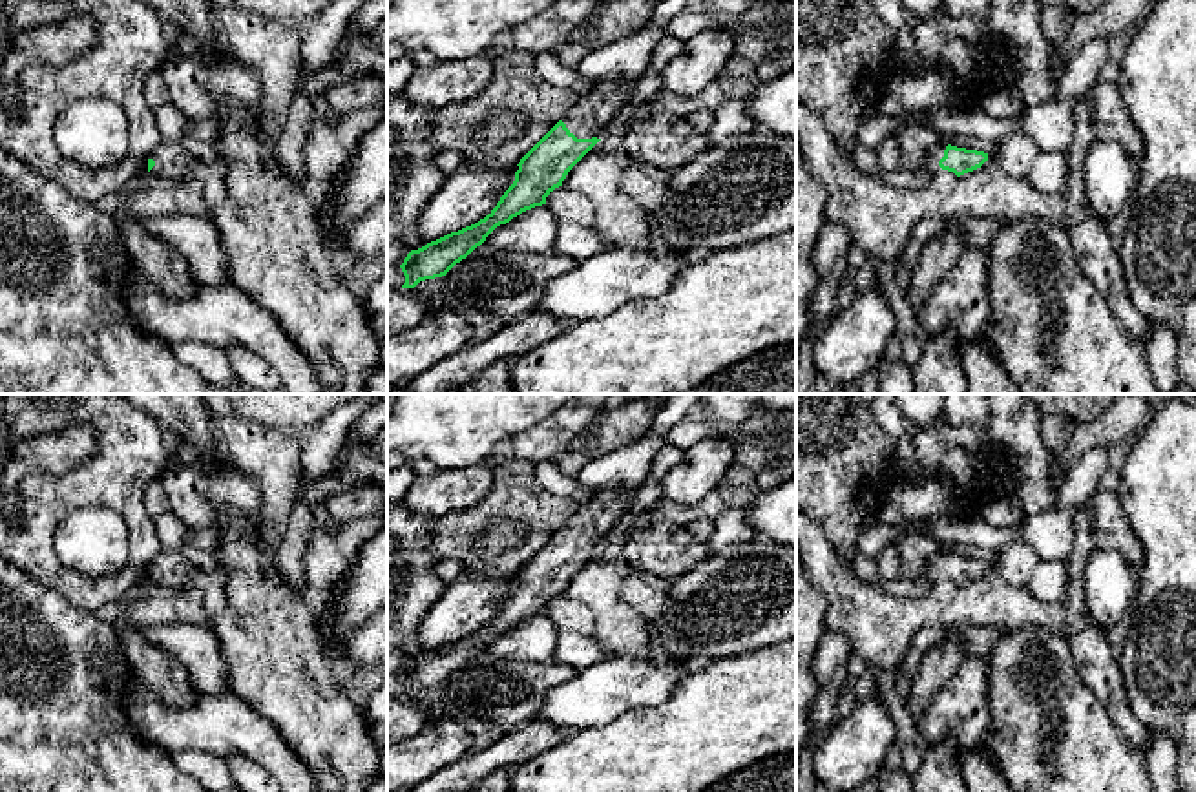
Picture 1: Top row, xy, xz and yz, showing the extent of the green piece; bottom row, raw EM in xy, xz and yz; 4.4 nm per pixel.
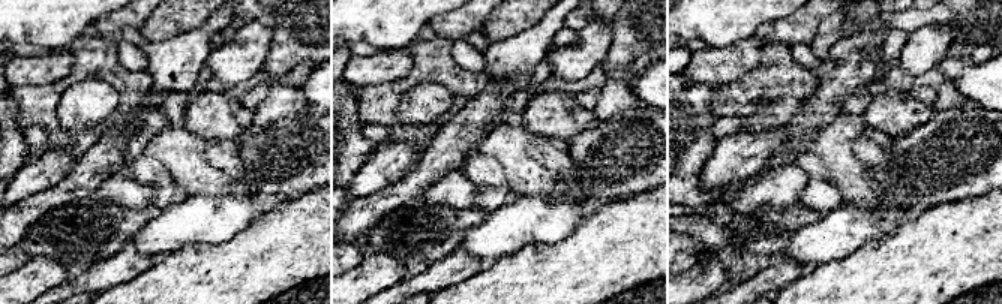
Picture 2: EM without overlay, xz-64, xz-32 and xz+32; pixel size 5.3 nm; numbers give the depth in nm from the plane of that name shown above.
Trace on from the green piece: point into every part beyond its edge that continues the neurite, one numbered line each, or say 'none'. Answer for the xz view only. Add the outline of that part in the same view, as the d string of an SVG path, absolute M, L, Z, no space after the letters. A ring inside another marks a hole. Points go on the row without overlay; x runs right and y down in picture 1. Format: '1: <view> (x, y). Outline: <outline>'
1: xz (594, 517). Outline: M604 489L579 505L562 531L577 547L601 547L606 533L623 518L632 515L637 489Z

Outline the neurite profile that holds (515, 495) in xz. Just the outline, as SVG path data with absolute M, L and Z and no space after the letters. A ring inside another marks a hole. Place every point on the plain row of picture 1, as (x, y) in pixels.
M530 460L498 462L493 469L493 487L480 504L433 518L429 547L438 558L464 560L464 577L506 580L566 526L577 505L577 496L555 496L542 489ZM500 520L524 524L528 537L502 555L482 558L477 538Z

